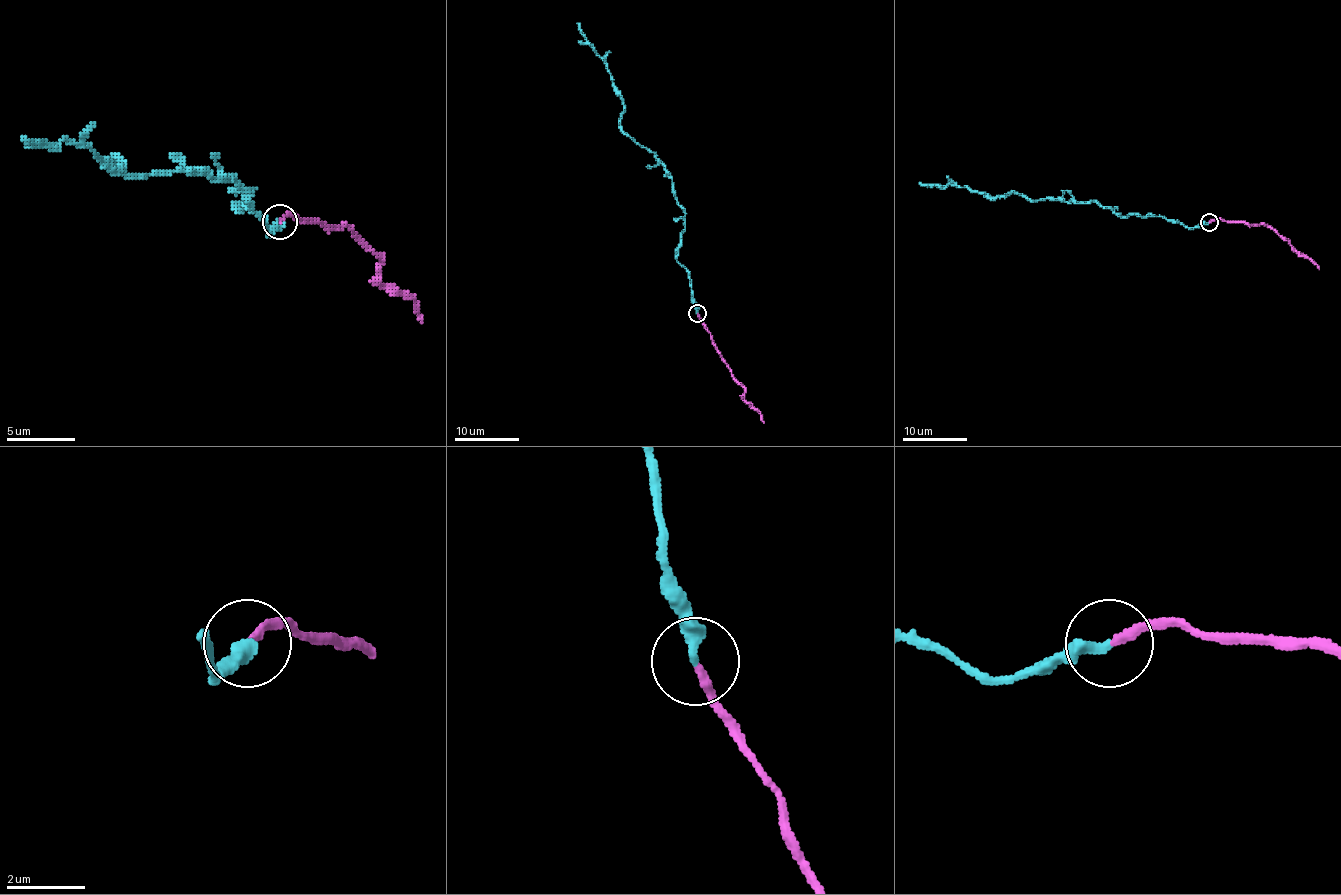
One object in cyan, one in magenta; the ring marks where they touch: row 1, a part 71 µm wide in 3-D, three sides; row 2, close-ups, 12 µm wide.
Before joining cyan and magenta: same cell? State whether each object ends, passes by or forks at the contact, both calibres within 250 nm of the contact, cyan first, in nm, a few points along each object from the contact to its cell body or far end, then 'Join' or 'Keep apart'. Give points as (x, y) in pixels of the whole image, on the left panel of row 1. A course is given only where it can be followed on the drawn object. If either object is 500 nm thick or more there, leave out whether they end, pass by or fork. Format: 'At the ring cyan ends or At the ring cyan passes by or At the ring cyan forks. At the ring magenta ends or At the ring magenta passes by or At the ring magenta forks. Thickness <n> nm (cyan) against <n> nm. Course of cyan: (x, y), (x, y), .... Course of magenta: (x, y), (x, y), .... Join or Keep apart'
At the ring cyan ends. At the ring magenta ends. Thickness 320 nm (cyan) against 200 nm. Course of cyan: (280, 223), (235, 209), (253, 209), (235, 178), (125, 174), (22, 136). Course of magenta: (280, 223), (291, 216), (346, 226), (380, 260), (380, 281), (415, 302), (422, 323). Keep apart

